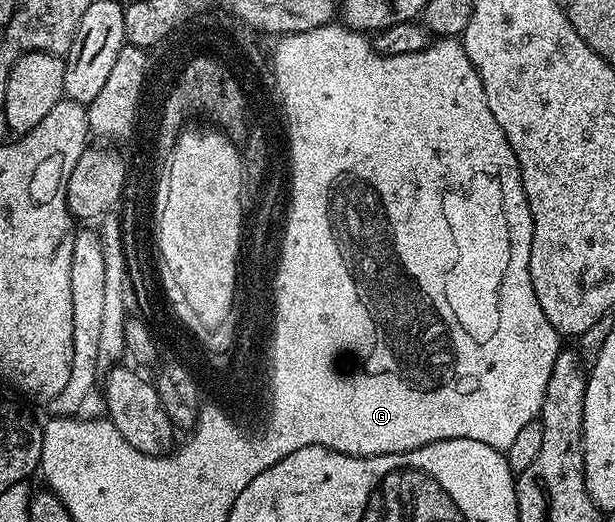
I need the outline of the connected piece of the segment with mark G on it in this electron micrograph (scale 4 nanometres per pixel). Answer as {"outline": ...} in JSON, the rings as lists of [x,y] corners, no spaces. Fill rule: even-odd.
{"outline":[[[339,23],[322,25],[310,33],[288,33],[278,38],[277,45],[277,87],[281,113],[285,118],[285,131],[291,138],[299,141],[299,175],[301,175],[301,191],[299,191],[299,221],[293,221],[293,241],[291,241],[291,259],[283,259],[283,303],[291,305],[291,321],[283,327],[283,335],[279,343],[274,345],[274,363],[277,379],[283,387],[281,391],[281,423],[283,423],[283,441],[275,443],[271,449],[277,459],[285,459],[291,455],[291,448],[298,444],[328,445],[335,444],[342,453],[350,453],[352,457],[372,457],[382,453],[404,453],[422,445],[445,439],[477,439],[477,443],[489,443],[489,447],[506,451],[513,439],[521,433],[521,429],[530,421],[540,416],[545,387],[549,383],[549,375],[553,375],[553,363],[561,348],[561,335],[545,319],[545,311],[541,311],[541,303],[537,303],[537,295],[533,291],[533,279],[529,275],[529,255],[533,243],[533,219],[529,211],[527,196],[523,190],[523,180],[517,159],[513,155],[513,147],[509,147],[509,139],[505,139],[505,131],[501,131],[501,123],[493,119],[493,111],[489,111],[489,103],[485,103],[485,87],[481,87],[481,79],[469,59],[465,55],[462,44],[455,39],[439,39],[425,51],[417,51],[413,55],[393,55],[386,57],[375,51],[374,44],[367,41],[362,32],[348,29]]]}

